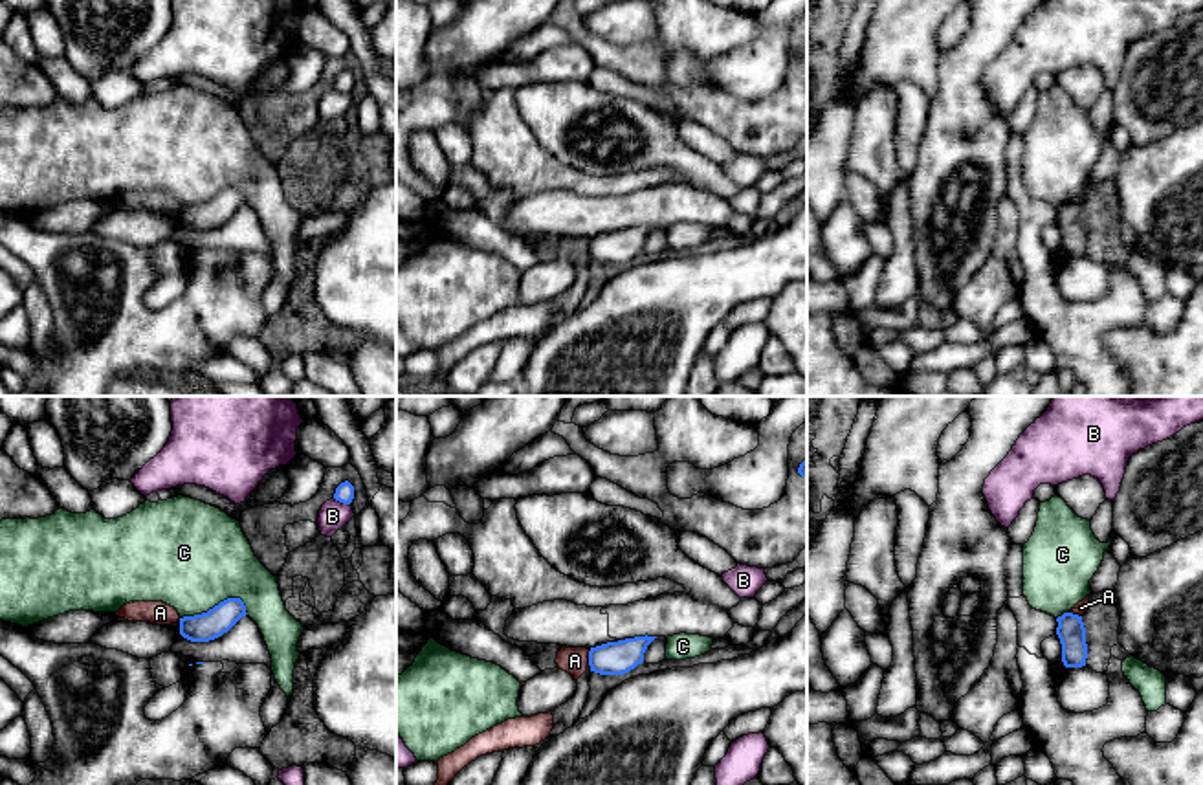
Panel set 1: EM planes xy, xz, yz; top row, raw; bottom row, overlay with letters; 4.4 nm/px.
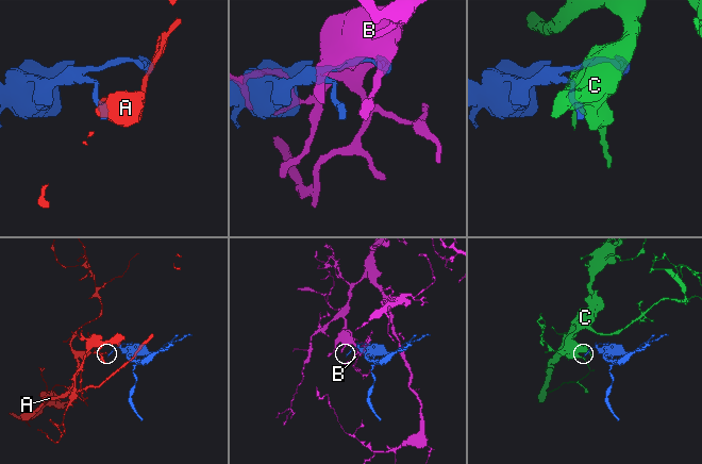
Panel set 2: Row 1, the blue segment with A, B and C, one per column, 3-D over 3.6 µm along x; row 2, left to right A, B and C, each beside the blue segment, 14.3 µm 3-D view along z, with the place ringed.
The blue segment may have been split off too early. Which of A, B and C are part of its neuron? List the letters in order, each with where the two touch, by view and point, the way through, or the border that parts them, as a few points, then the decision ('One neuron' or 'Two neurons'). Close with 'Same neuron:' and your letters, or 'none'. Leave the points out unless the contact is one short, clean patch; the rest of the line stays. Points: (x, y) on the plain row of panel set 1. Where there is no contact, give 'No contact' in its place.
A: Touches blue at xz (589, 246). Boundary: xz (591, 239), (587, 254). Two neurons
B: Touches blue at xy (342, 90). Two neurons
C: Touches blue at xy (219, 193). Boundary: xy (248, 202), (239, 187), (224, 187), (206, 200), (180, 208). Two neurons
Same neuron: none

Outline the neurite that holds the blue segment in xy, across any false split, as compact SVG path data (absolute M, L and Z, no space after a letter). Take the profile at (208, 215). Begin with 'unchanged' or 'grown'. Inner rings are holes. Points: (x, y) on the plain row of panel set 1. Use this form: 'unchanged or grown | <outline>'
unchanged | M227 187L207 202L180 207L180 224L191 231L209 231L227 222L246 204L240 187Z

